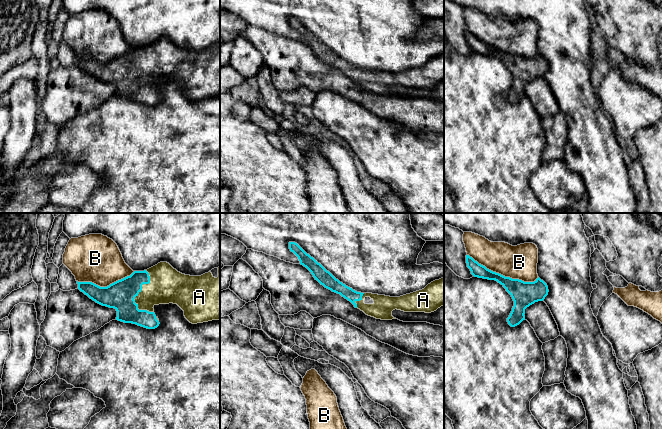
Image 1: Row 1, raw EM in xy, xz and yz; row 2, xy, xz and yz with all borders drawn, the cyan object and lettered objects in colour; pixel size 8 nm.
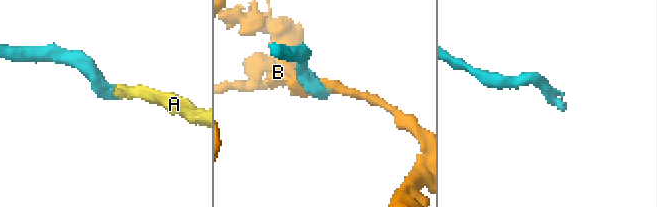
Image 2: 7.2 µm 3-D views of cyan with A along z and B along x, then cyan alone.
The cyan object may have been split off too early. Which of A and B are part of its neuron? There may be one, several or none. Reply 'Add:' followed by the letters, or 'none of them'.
Add: A

